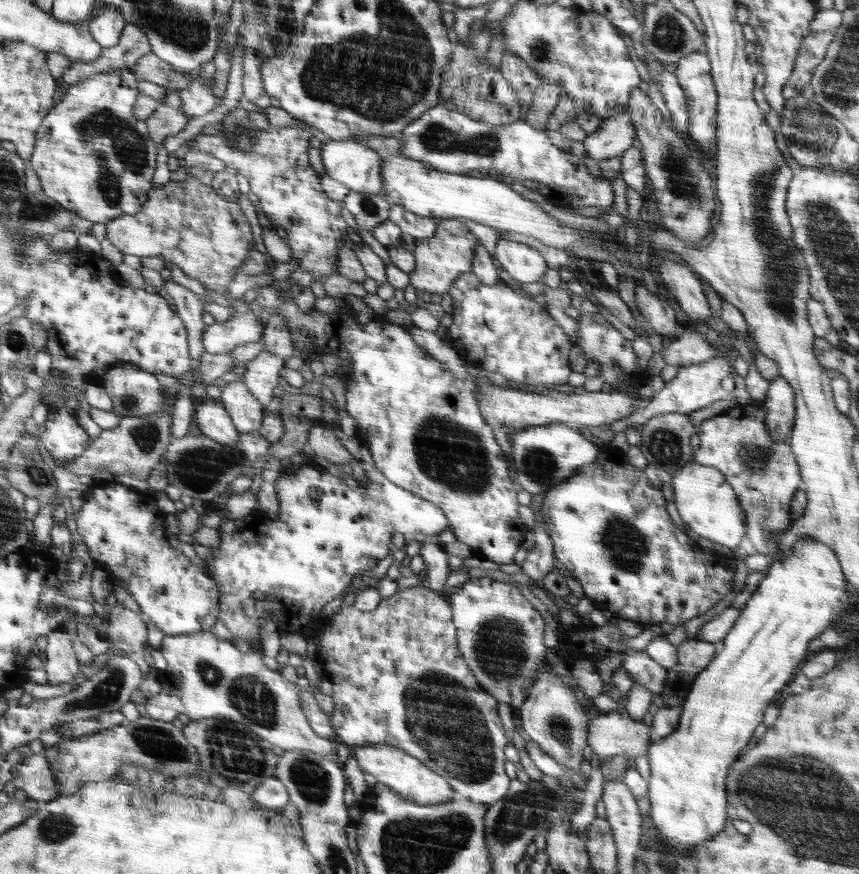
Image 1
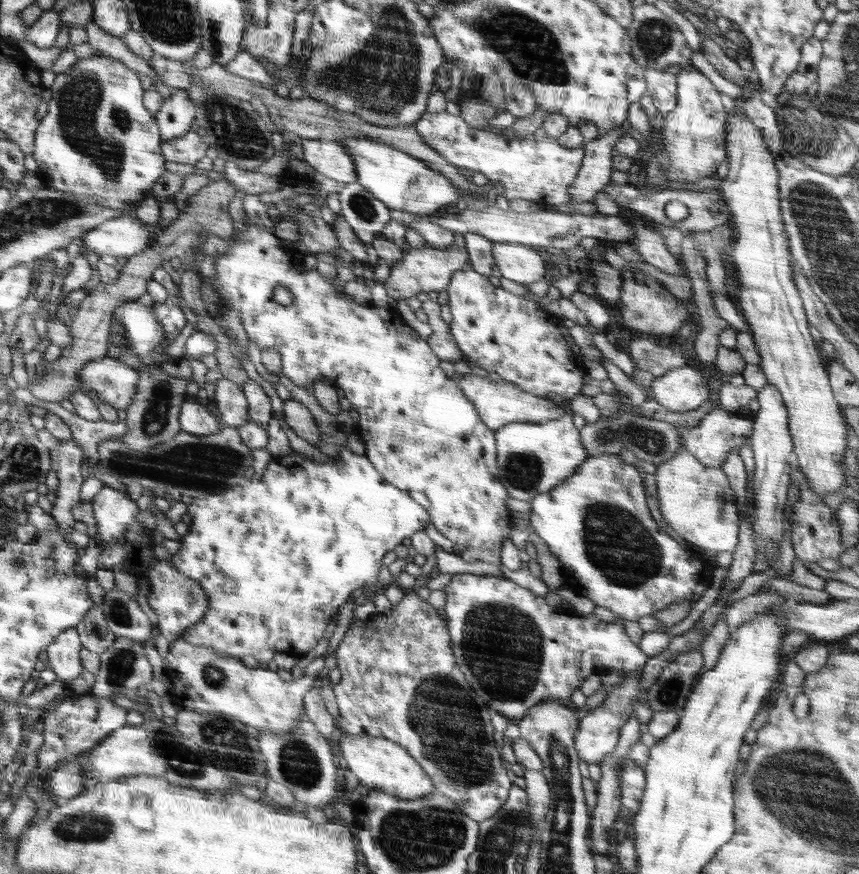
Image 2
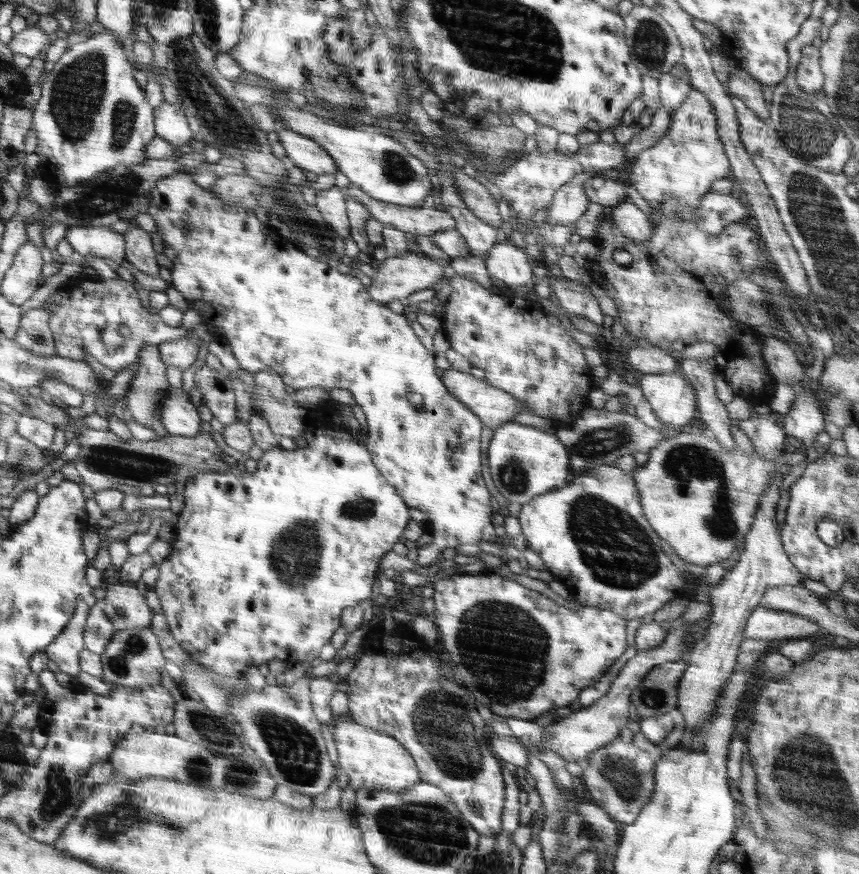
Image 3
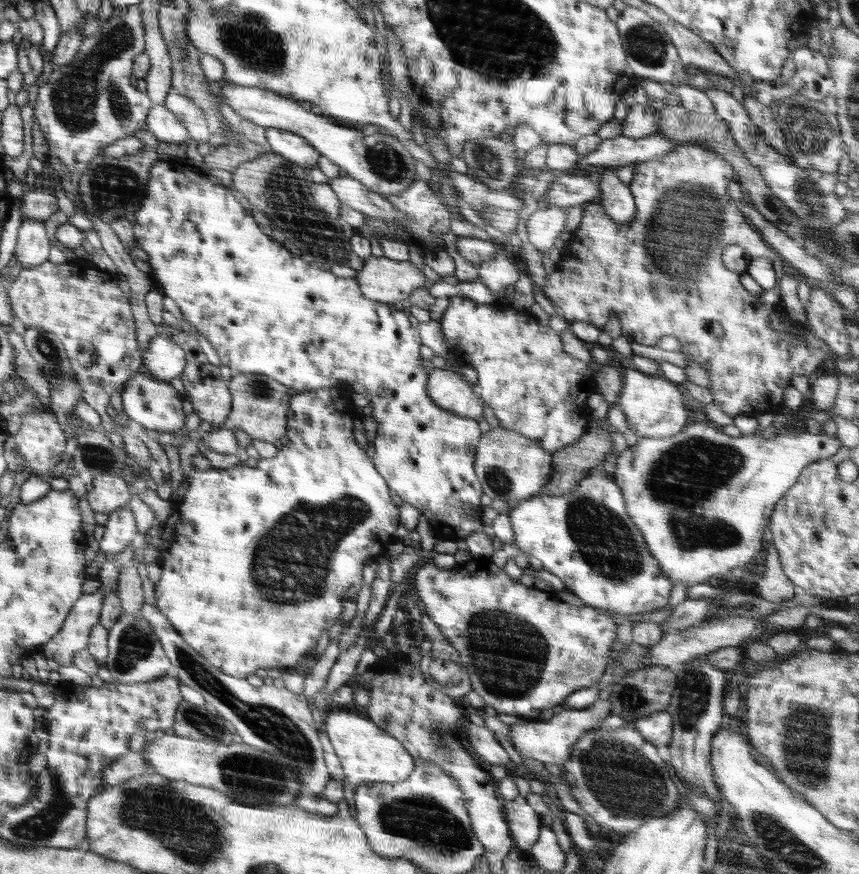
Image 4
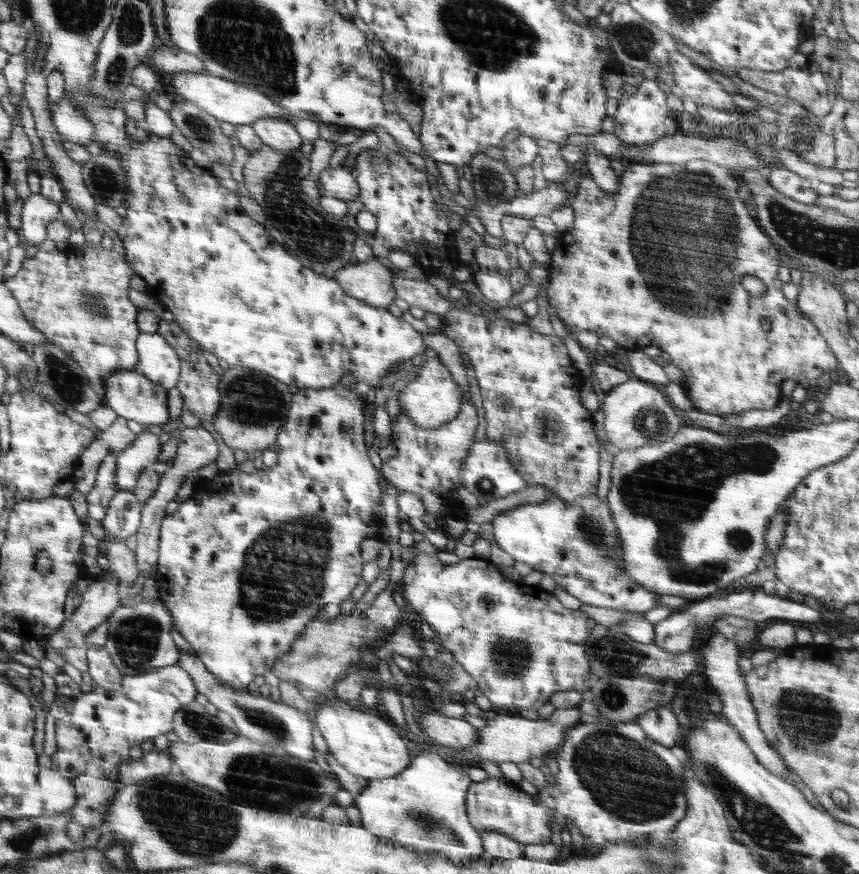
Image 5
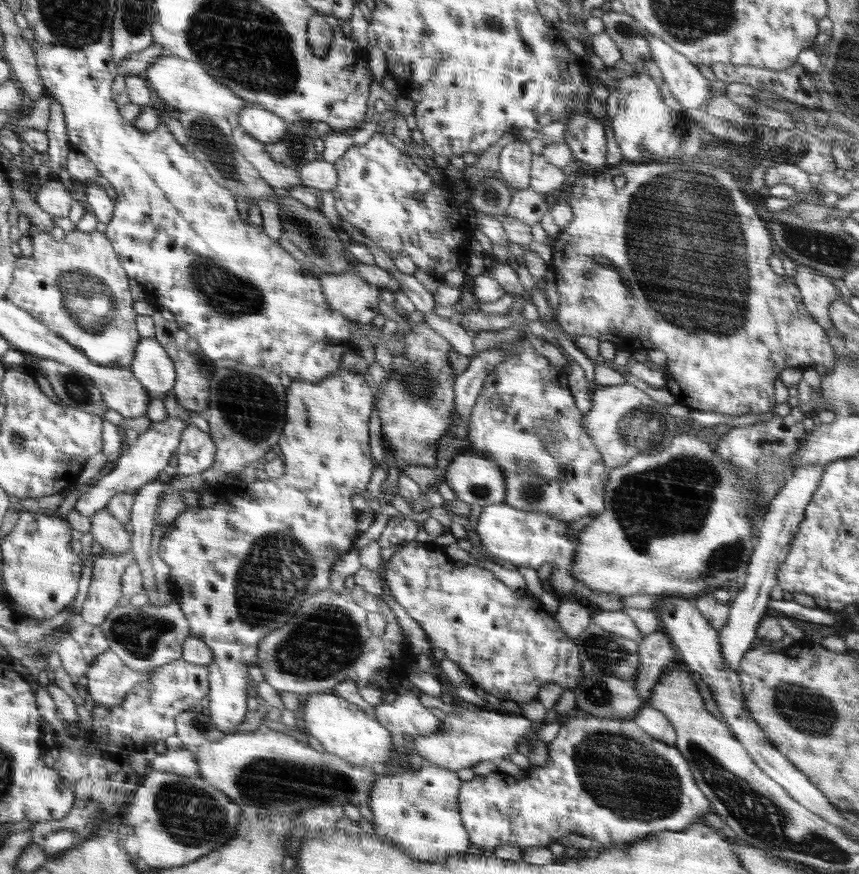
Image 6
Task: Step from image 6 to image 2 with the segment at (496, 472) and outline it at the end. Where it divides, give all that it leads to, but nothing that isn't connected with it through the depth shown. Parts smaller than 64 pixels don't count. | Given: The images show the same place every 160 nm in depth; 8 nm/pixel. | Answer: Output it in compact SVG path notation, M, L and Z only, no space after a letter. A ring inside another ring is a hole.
M572 414L544 423L505 424L495 431L495 445L501 483L510 497L526 502L531 502L537 494L544 494L562 484L589 458L585 446L582 446L579 430L572 423Z

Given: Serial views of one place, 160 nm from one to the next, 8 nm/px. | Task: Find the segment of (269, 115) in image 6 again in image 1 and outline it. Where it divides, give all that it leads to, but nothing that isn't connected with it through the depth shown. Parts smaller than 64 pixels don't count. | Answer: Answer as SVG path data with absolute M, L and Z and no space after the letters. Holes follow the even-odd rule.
M324 140L320 156L326 175L350 191L382 196L382 158L356 140Z

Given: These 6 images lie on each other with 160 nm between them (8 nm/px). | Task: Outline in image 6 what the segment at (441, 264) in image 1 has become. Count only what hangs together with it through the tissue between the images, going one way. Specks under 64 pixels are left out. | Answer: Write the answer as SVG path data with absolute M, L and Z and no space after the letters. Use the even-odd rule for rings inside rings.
M344 271L342 274L317 276L330 308L342 315L368 325L378 315L378 286L366 282L358 273Z

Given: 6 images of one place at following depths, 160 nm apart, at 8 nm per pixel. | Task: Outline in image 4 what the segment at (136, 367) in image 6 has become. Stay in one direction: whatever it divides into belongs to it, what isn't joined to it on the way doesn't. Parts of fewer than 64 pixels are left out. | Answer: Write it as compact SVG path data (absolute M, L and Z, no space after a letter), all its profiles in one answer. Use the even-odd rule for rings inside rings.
M158 334L142 352L142 361L156 379L170 382L182 374L187 360L180 346Z

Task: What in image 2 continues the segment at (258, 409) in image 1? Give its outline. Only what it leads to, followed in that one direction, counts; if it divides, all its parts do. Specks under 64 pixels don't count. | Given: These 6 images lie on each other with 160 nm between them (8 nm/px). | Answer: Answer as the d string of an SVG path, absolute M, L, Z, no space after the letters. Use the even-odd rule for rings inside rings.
M224 377L213 383L213 398L222 424L237 428L248 422L248 401L245 392L235 382Z

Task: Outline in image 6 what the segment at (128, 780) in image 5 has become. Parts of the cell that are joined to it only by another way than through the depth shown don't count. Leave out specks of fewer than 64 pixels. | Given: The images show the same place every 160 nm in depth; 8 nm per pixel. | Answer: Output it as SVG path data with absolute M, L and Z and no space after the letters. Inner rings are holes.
M186 748L167 749L164 754L158 754L153 760L150 760L148 771L157 770L180 773L187 777L201 776L194 750Z

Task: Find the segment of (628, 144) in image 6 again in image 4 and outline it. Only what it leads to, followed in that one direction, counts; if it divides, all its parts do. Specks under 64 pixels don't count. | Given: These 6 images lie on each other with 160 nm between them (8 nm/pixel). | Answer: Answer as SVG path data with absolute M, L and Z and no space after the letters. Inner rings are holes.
M646 103L629 106L627 116L622 120L622 135L630 138L641 139L653 135L659 129L661 112Z

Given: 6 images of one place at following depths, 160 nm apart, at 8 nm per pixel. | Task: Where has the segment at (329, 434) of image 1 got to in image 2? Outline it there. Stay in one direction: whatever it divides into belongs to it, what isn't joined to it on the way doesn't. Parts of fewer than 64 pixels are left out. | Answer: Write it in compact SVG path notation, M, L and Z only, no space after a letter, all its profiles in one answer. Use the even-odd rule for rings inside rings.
M294 398L287 399L283 403L284 420L294 434L304 438L313 446L320 443L320 432L308 408Z

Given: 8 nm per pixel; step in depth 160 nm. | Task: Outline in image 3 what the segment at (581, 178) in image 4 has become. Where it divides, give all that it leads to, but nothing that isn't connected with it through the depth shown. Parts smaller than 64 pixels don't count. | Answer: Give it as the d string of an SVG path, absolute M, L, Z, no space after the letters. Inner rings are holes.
M600 175L590 178L590 182L584 182L584 193L588 194L588 201L604 207L616 207L630 197L626 192L626 185L618 184L614 180L603 178Z

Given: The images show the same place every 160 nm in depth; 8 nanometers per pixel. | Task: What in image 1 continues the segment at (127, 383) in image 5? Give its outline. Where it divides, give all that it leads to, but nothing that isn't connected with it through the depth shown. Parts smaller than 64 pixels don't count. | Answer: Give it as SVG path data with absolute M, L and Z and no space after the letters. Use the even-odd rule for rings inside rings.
M206 399L197 408L193 418L205 437L227 445L238 440L240 432L231 420L230 413L218 400Z

